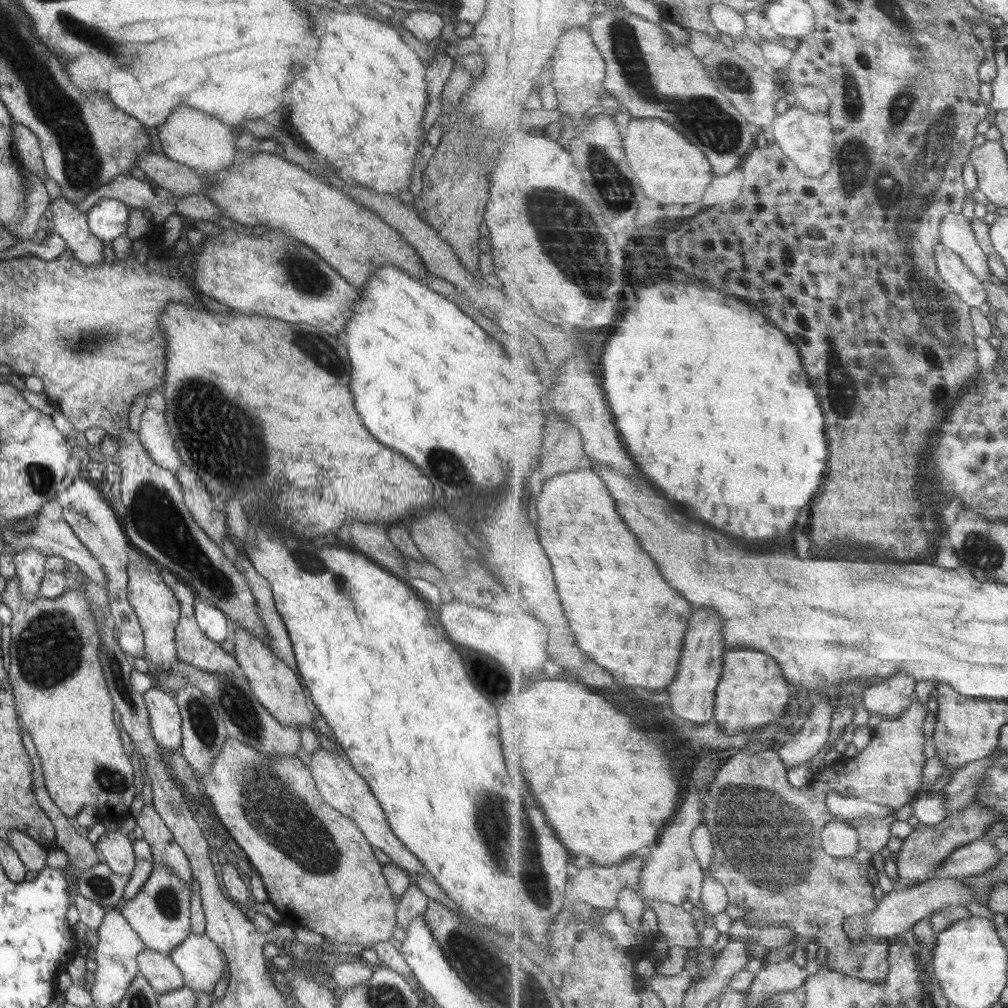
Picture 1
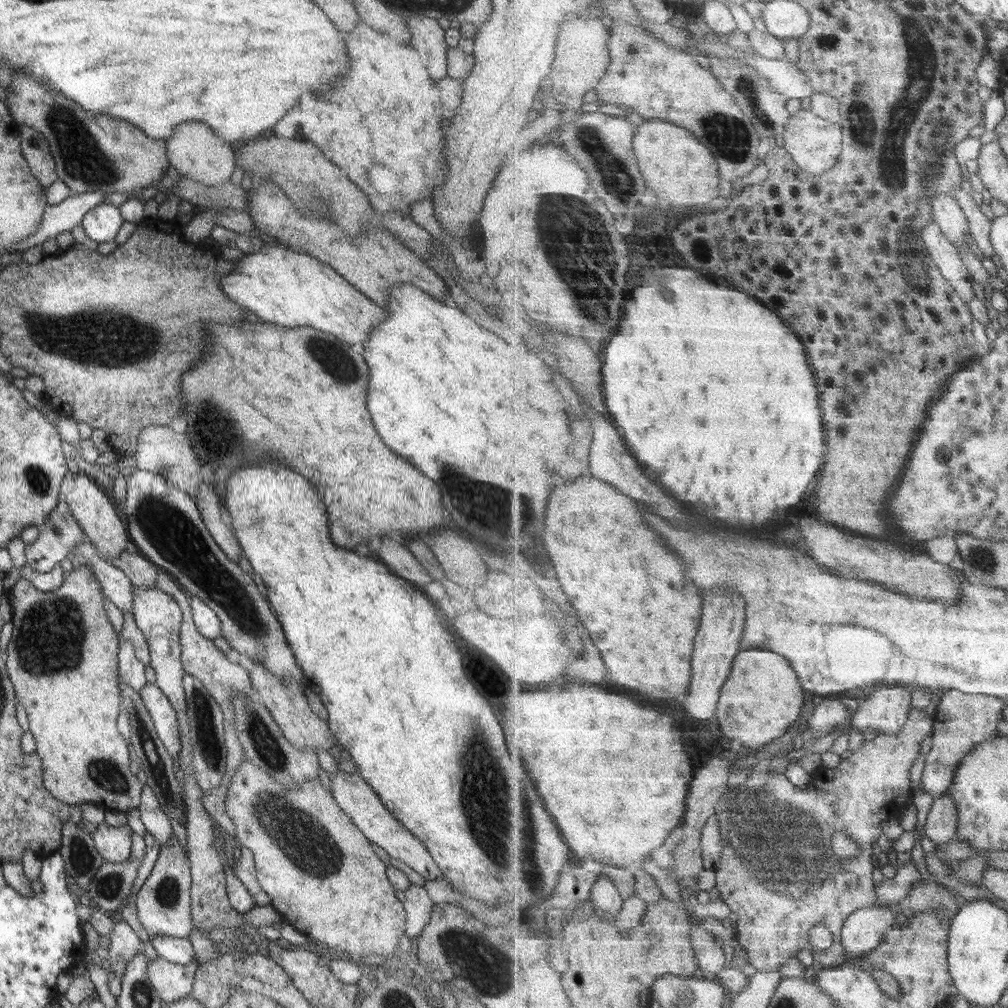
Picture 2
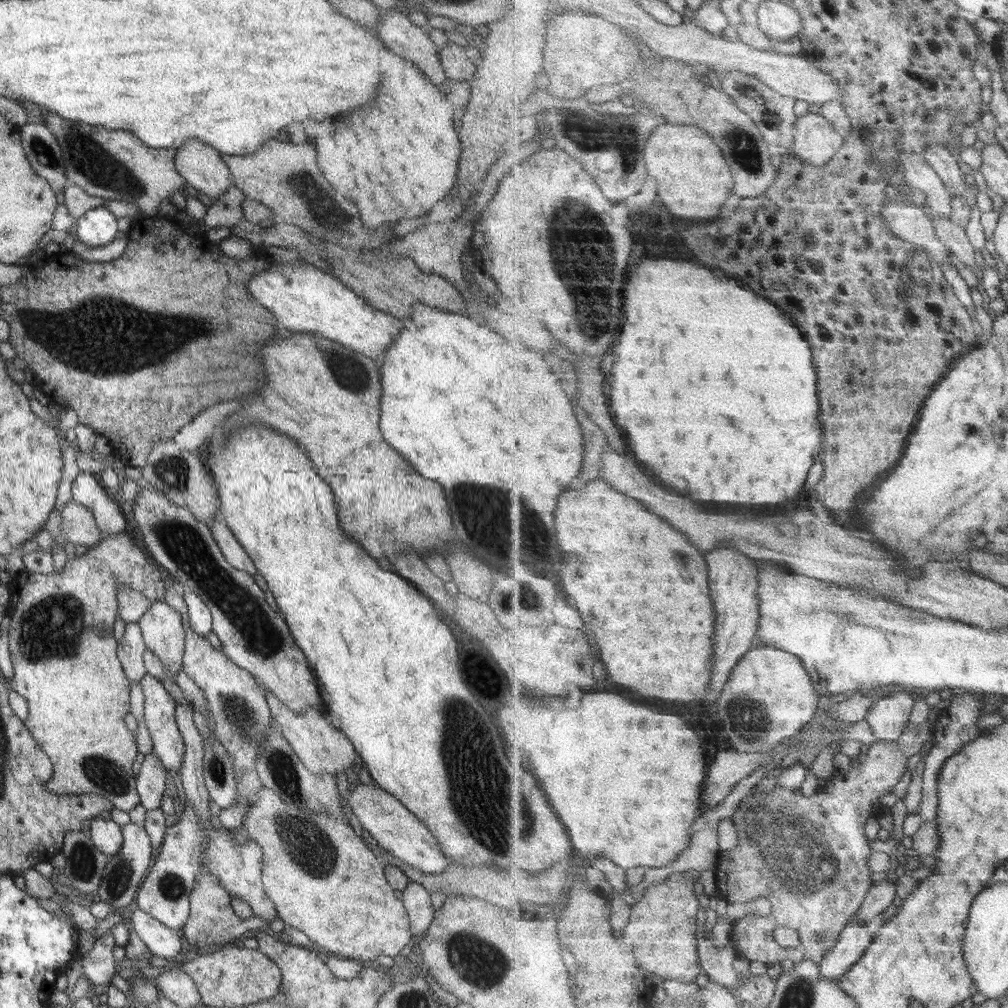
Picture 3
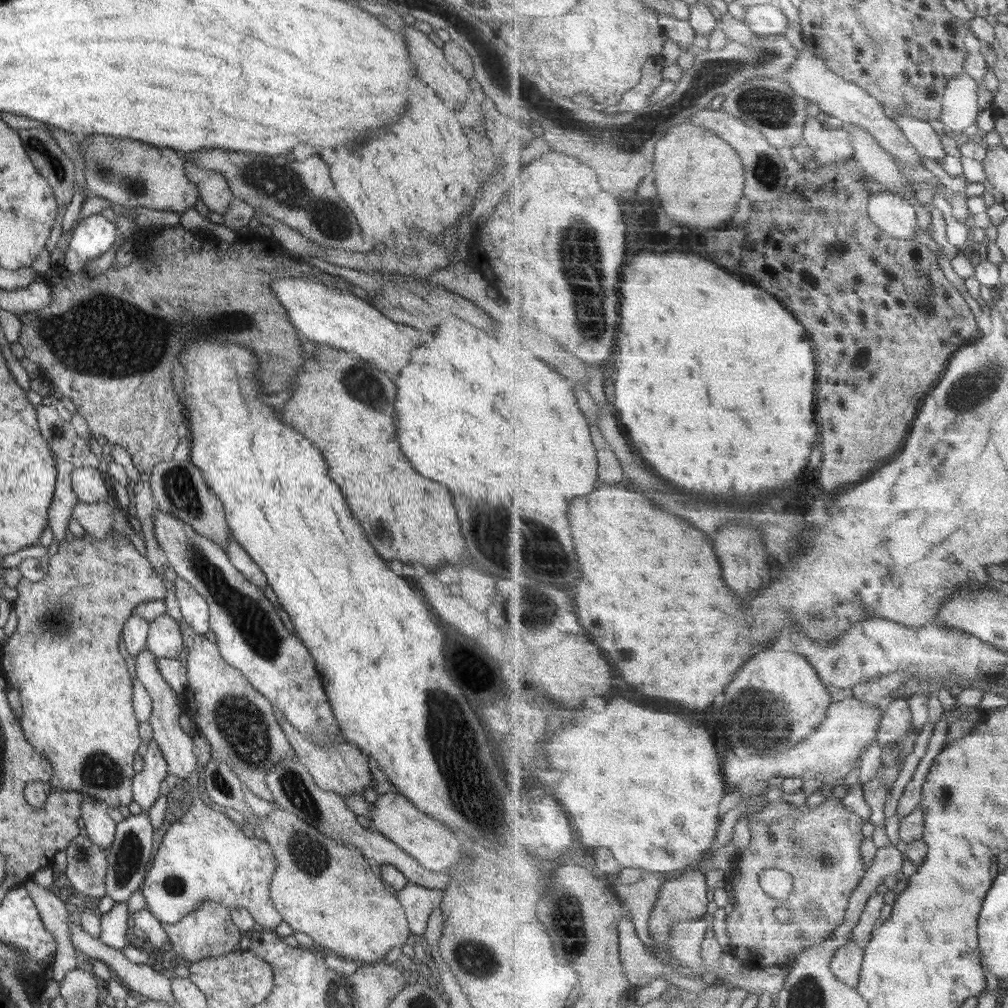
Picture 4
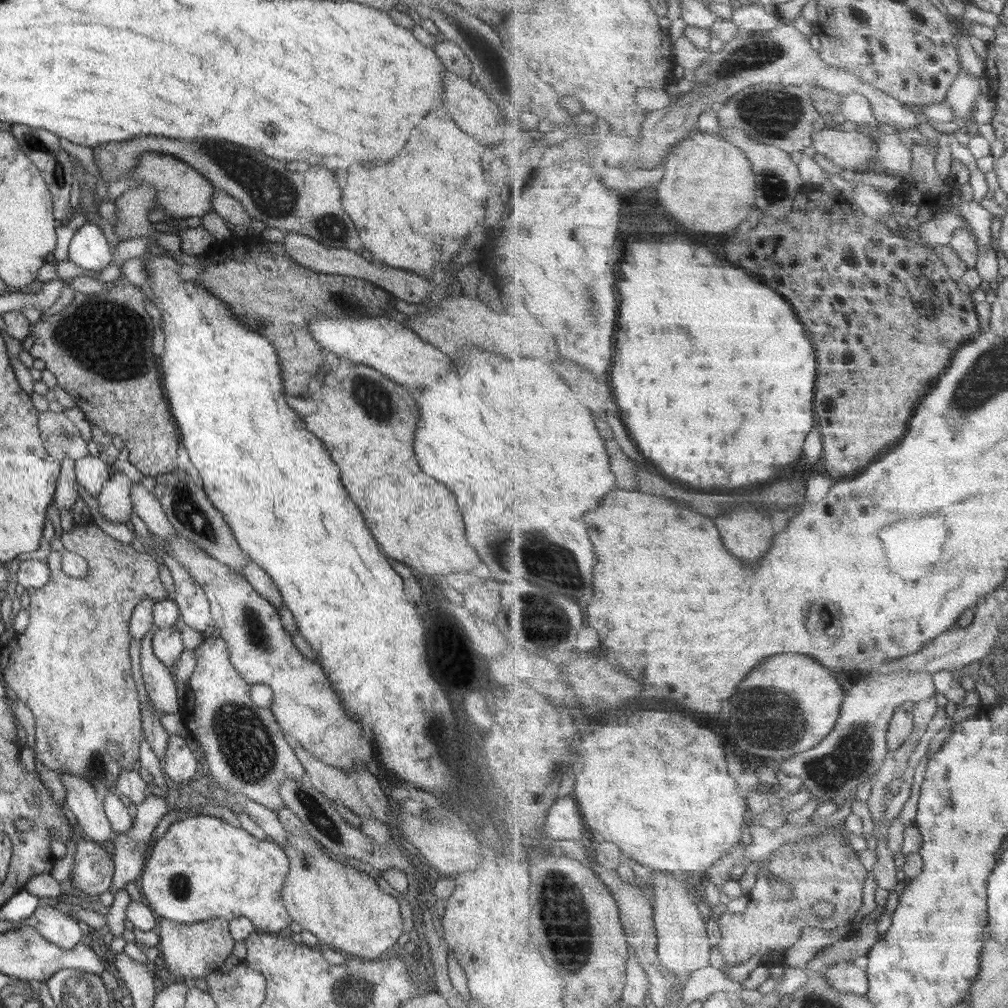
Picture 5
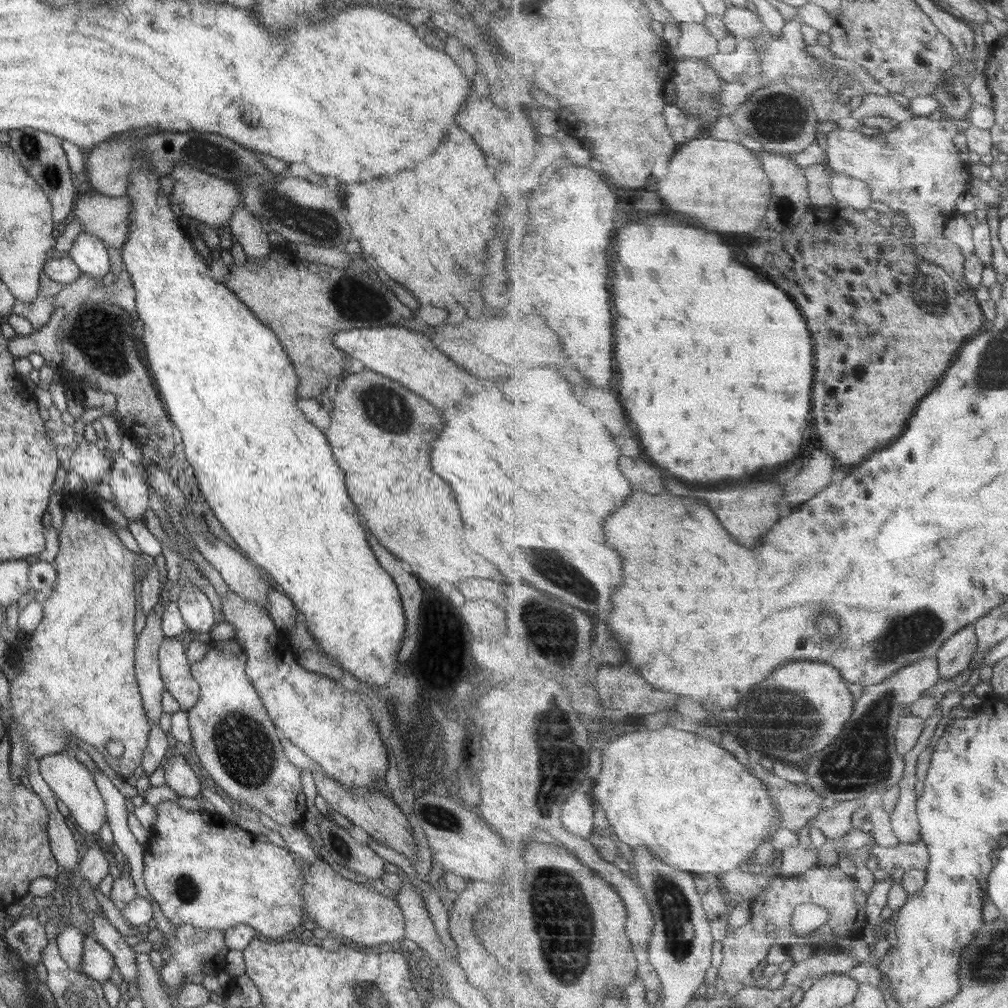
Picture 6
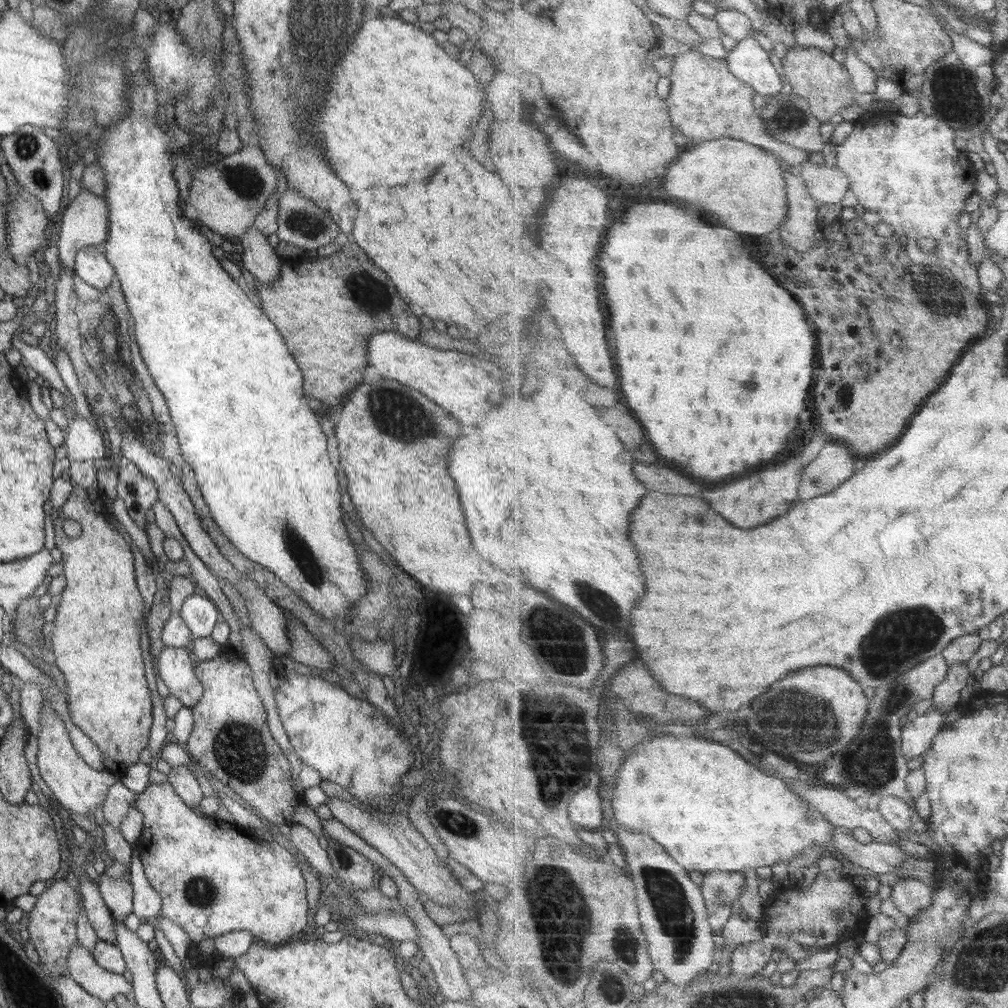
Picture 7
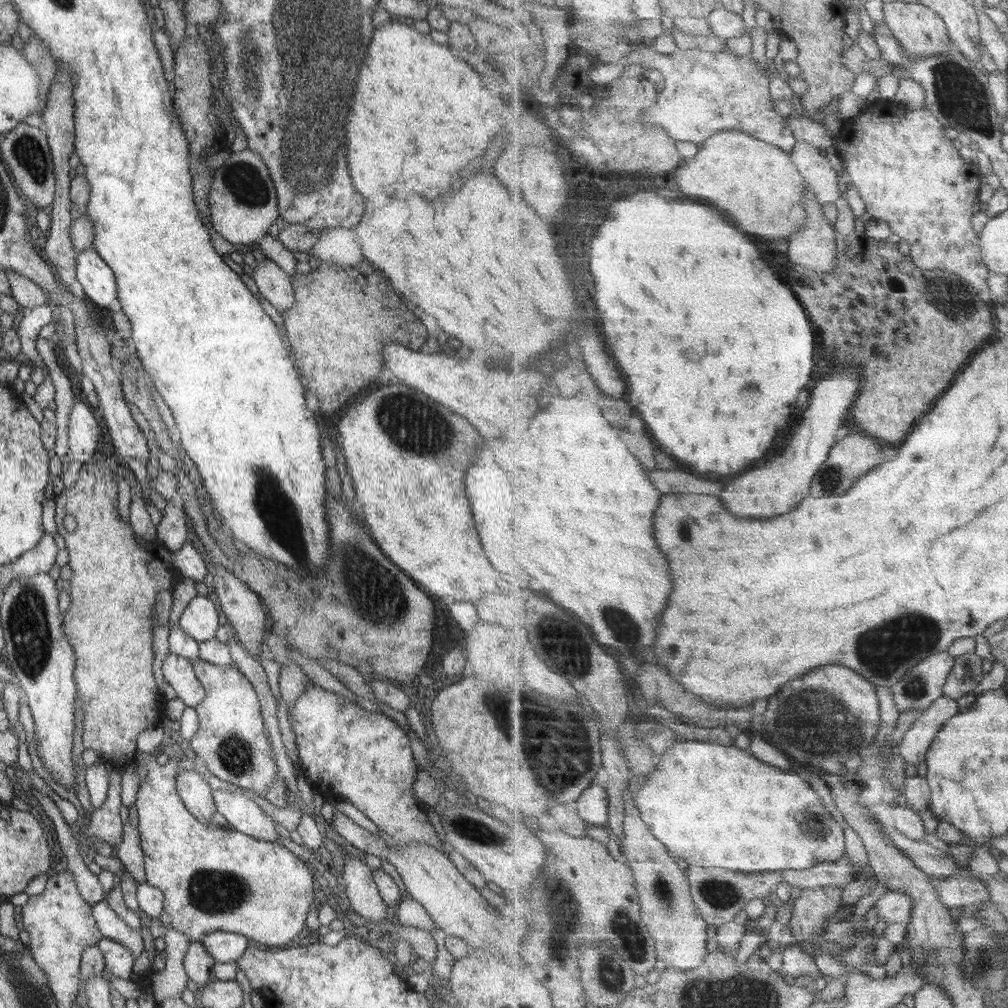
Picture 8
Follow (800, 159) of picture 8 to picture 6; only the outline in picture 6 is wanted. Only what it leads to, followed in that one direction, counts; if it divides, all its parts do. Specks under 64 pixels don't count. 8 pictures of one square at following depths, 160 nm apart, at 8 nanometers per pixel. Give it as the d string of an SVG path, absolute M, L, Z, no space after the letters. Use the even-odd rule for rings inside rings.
M835 173L830 180L833 196L848 207L859 211L871 206L874 200L871 198L871 189L867 182L847 176L843 173Z

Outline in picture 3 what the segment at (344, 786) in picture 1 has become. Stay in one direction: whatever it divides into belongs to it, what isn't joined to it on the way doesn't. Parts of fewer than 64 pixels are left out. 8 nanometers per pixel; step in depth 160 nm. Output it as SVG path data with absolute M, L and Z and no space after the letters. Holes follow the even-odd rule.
M363 783L353 787L350 785L349 790L348 808L379 847L419 873L435 875L449 866L448 858L441 852L429 829L393 795L379 786L370 787Z

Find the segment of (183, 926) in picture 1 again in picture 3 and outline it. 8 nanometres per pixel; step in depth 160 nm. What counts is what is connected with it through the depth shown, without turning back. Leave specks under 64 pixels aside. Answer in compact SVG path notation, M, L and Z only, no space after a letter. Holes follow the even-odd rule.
M185 804L179 819L167 825L160 844L159 856L155 858L151 871L146 873L136 891L137 908L150 914L167 928L180 930L186 921L189 903L188 896L198 872L208 870L227 894L243 899L250 906L252 913L269 923L275 918L276 910L270 898L267 898L261 882L261 847L251 840L244 845L235 842L233 832L215 830L212 825L205 825L198 821L191 805Z

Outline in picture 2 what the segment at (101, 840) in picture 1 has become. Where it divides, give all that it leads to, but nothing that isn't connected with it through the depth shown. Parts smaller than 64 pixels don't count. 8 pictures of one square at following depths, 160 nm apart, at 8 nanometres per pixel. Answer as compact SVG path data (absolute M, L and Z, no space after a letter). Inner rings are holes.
M101 823L95 826L95 832L90 836L105 863L121 864L129 860L130 834L131 830L127 825L109 826Z

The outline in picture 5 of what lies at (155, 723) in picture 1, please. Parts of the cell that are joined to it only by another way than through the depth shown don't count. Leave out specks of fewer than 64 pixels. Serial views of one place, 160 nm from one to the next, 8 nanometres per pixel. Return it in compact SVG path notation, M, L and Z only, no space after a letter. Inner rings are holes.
M152 627L140 639L139 665L142 674L142 681L146 690L146 696L153 703L157 712L161 714L178 713L176 692L180 688L170 673L170 669L161 665L161 662L153 656L151 646L151 636L156 628ZM168 735L166 749L162 756L165 760L163 772L180 786L194 775L199 775L199 761L189 751L183 738L175 735Z

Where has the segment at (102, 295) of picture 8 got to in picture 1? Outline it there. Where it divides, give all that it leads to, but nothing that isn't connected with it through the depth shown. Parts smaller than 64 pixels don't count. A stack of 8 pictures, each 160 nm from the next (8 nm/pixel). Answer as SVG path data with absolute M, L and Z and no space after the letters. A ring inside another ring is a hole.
M113 199L98 200L87 212L88 230L103 244L125 234L129 214L126 204Z

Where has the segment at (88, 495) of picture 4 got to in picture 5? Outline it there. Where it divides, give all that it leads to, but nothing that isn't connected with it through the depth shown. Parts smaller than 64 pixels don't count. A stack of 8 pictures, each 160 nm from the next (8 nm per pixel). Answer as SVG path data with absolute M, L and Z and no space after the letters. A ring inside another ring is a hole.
M87 455L74 461L74 478L94 498L109 476L105 463L94 456Z

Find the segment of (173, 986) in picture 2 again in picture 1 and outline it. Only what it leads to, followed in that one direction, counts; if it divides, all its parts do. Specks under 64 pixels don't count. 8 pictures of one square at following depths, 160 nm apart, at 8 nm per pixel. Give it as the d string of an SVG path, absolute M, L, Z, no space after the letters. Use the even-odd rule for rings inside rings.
M145 948L137 955L136 965L138 972L158 995L184 986L181 971L166 954Z

